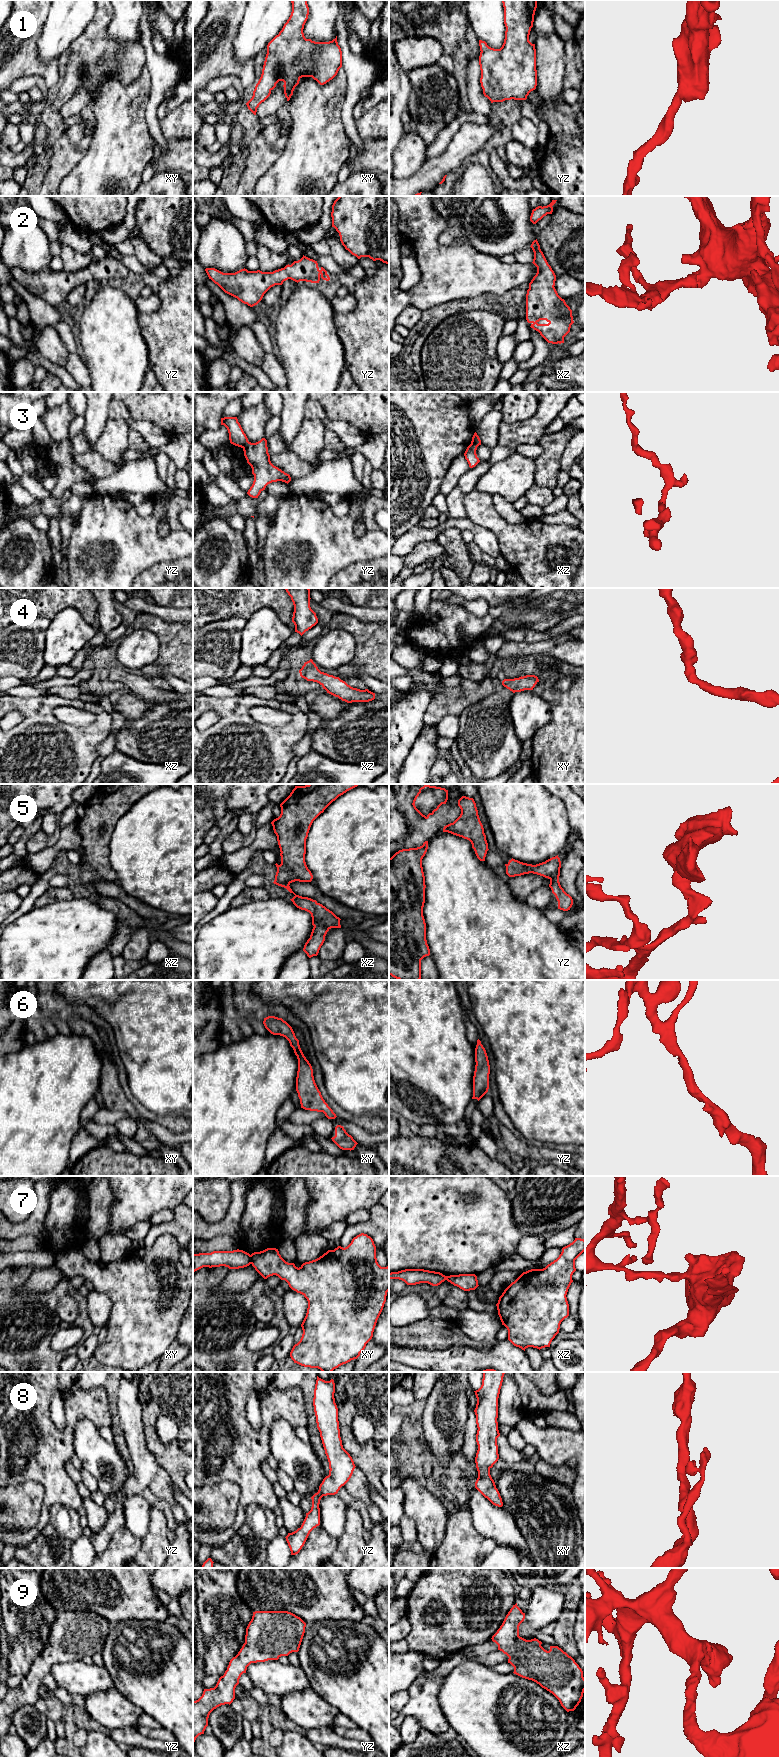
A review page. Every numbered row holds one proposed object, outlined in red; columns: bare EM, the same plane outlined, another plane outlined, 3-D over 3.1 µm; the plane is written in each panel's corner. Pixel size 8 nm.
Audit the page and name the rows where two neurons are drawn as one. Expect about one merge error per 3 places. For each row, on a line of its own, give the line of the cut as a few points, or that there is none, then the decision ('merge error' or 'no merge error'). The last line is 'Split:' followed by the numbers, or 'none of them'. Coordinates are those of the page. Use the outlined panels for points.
1: no cut | no merge error
2: no cut | no merge error
3: yz (248, 441), (242, 447) | merge error
4: no cut | no merge error
5: no cut | no merge error
6: no cut | no merge error
7: xy (250, 1255), (251, 1263) | merge error
8: no cut | no merge error
9: no cut | no merge error
Split: 3, 7

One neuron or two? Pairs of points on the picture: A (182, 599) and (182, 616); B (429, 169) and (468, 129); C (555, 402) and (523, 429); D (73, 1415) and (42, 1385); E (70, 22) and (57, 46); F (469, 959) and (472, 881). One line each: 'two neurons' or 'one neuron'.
A: two neurons
B: one neuron
C: one neuron
D: one neuron
E: one neuron
F: one neuron

